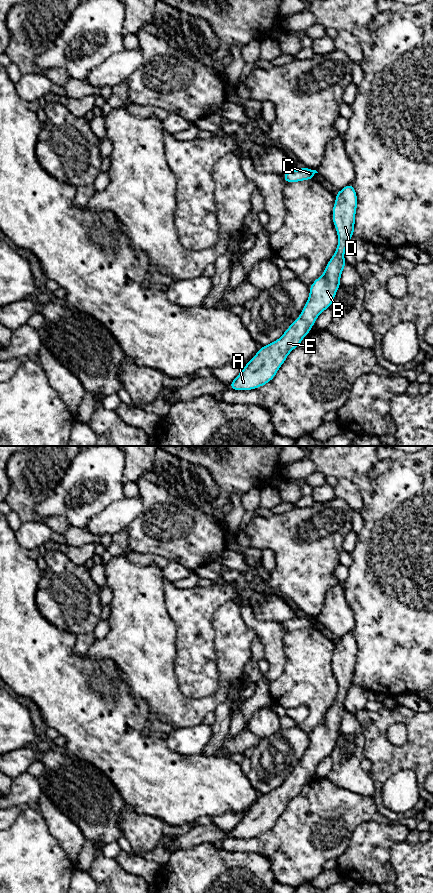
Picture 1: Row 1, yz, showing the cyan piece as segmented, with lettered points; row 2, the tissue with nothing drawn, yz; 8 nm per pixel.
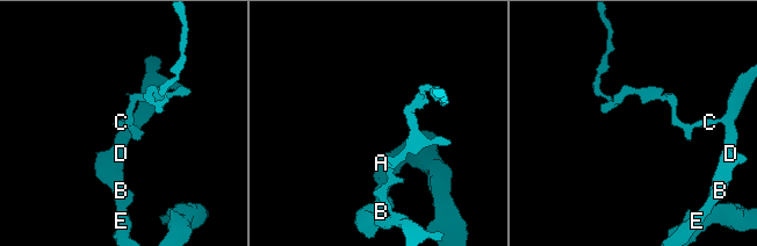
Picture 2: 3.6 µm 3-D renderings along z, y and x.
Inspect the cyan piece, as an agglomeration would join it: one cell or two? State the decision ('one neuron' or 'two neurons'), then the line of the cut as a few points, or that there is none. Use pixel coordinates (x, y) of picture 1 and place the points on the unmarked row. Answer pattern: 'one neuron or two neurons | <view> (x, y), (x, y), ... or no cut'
one neuron | no cut

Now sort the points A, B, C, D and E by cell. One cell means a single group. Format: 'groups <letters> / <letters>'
groups A B C D E

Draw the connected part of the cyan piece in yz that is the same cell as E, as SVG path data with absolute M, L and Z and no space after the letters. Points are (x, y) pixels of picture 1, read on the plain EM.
M353 632L347 633L335 643L333 653L333 672L339 690L324 721L309 734L309 747L299 766L276 789L261 794L257 802L245 813L229 836L237 839L253 838L270 830L282 814L289 801L301 792L302 787L311 779L317 765L329 756L341 734L340 725L346 713L344 700L354 684L357 642Z

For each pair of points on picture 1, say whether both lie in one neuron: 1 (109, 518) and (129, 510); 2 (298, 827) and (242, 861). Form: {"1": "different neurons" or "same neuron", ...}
{"1": "same neuron", "2": "different neurons"}

